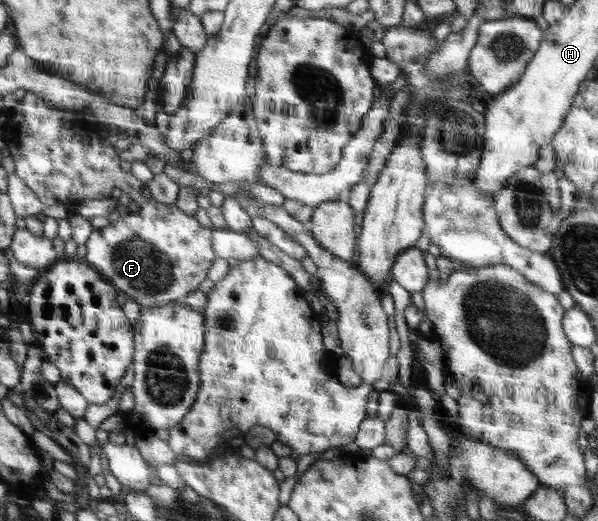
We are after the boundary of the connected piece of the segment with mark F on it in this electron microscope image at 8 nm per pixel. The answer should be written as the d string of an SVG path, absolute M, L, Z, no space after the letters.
M152 198L150 200L144 200L139 211L131 212L123 217L120 216L118 221L112 221L105 227L99 229L94 228L93 233L85 245L87 252L84 259L88 264L94 265L96 269L99 269L99 271L107 277L107 280L110 281L112 285L118 286L118 289L126 293L129 299L134 300L144 307L147 306L150 308L159 308L170 303L181 302L189 293L198 290L198 285L200 285L202 281L206 281L208 270L212 262L217 258L216 251L213 249L213 230L202 227L195 215L191 216L182 213L175 204L157 202Z

